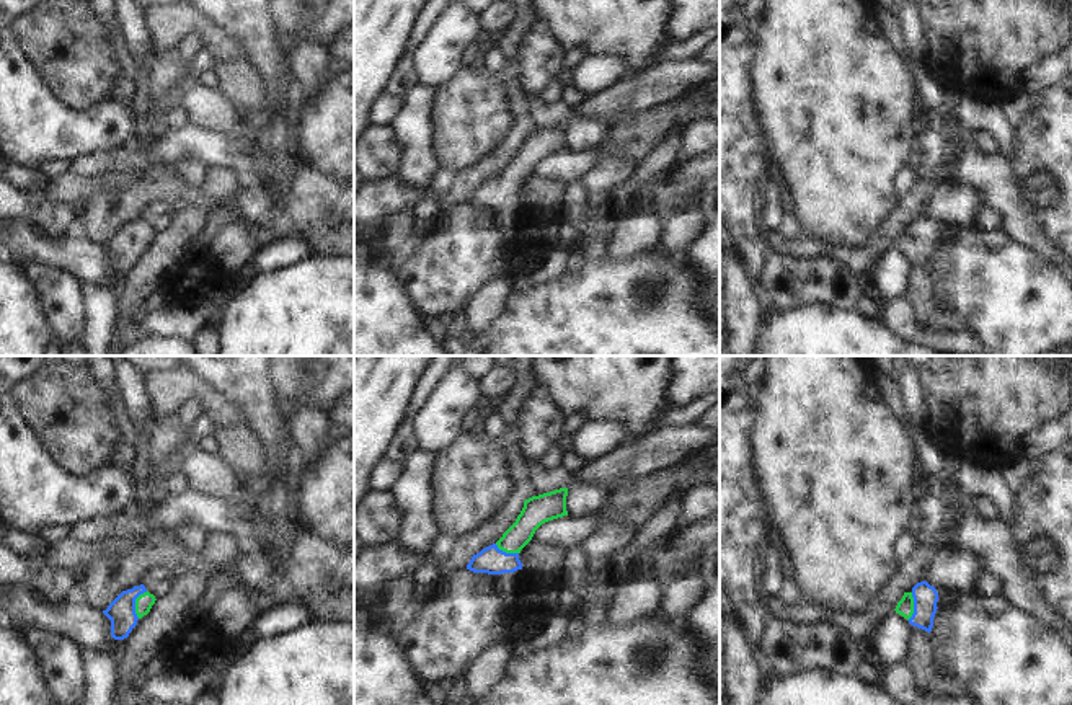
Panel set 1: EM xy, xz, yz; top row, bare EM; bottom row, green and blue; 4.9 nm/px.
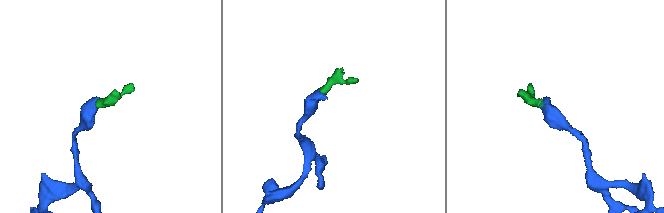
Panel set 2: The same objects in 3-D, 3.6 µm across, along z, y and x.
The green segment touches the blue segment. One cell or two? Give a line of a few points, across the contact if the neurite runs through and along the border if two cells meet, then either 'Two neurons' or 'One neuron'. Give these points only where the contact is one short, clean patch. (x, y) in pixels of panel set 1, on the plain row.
Line: xy (144, 237), (136, 237), (121, 247). One neuron.

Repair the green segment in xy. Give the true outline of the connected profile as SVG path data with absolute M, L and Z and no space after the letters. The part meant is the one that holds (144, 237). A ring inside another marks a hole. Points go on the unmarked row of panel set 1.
M144 219L122 225L103 248L111 255L111 271L124 274L137 255L147 250L155 238L155 230Z

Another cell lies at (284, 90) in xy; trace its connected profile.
M286 75L277 82L274 95L281 101L295 101L295 85L290 75Z

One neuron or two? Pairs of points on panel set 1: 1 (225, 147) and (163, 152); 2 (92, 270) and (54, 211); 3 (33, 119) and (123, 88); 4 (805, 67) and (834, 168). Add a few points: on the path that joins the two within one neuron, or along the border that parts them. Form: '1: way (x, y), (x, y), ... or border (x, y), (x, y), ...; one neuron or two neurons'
1: way (211, 147), (178, 147); one neuron
2: border (28, 221), (51, 235), (64, 234); two neurons
3: border (111, 100), (129, 108); two neurons
4: way (829, 92), (834, 101), (834, 144); one neuron

